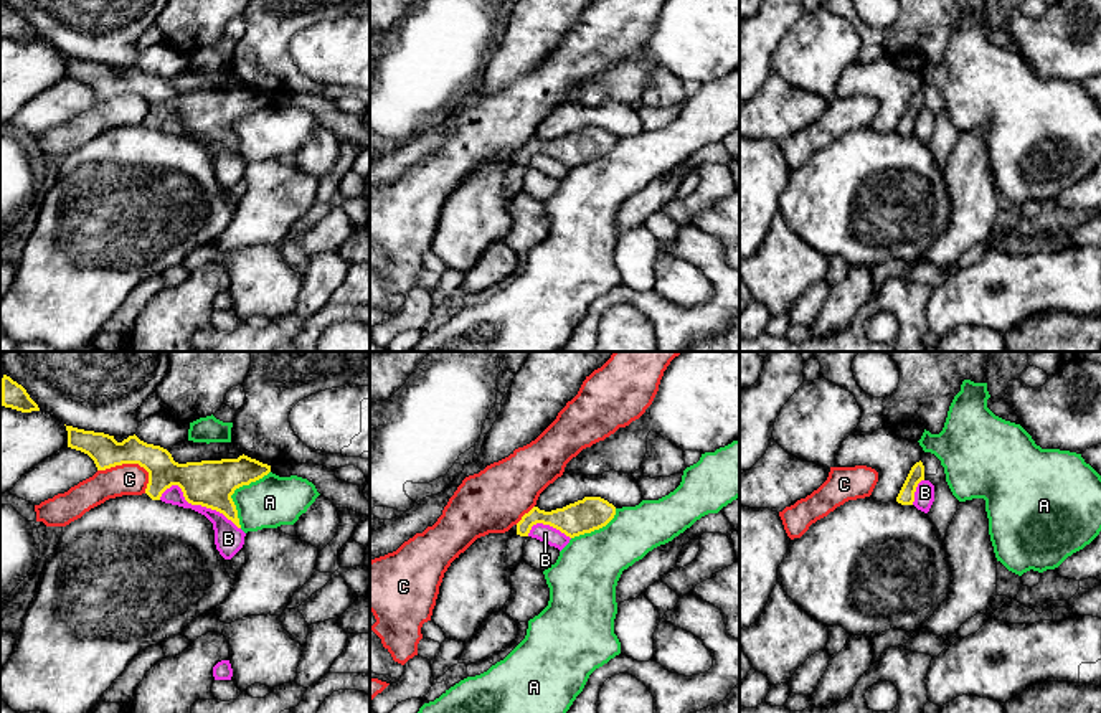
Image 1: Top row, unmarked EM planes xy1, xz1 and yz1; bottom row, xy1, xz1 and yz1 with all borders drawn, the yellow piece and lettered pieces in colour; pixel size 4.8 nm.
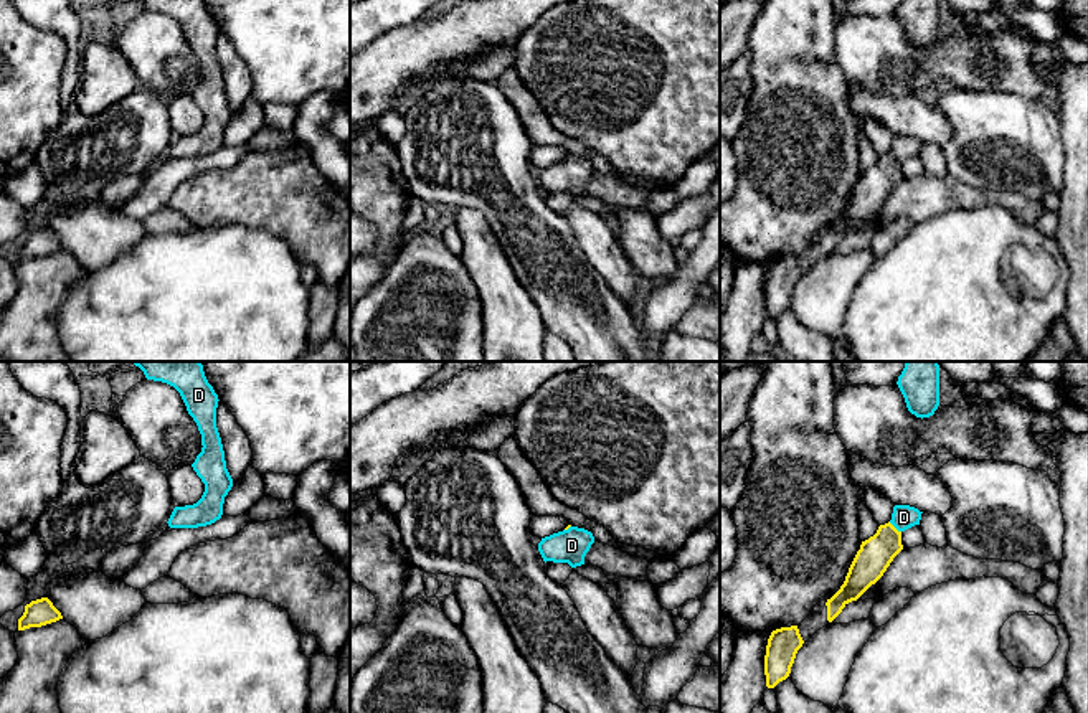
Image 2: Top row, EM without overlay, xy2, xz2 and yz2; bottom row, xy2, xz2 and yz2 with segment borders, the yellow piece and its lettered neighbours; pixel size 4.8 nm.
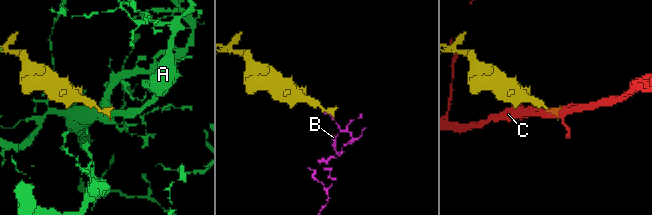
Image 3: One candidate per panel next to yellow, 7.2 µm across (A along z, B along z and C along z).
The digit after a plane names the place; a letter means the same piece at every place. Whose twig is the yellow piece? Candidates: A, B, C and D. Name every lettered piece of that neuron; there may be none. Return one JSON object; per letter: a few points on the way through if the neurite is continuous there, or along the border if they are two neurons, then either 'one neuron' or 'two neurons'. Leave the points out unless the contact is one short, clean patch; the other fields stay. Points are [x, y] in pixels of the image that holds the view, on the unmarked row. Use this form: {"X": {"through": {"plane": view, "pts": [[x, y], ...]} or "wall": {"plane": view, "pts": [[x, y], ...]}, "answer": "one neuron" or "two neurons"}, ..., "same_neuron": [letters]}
{"A": {"answer": "two neurons"}, "B": {"answer": "two neurons"}, "C": {"answer": "two neurons"}, "D": {"through": {"plane": "yz2", "pts": [[875, 184], [887, 172], [894, 157], [903, 147]]}, "answer": "one neuron"}, "same_neuron": ["D"]}

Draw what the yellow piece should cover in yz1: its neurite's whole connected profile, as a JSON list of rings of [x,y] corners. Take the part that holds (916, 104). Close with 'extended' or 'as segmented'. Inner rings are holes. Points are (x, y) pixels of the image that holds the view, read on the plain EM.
[[[919,91],[911,97],[911,101],[896,127],[896,132],[901,135],[913,135],[914,122],[921,111],[924,111],[924,96]]]; as segmented

